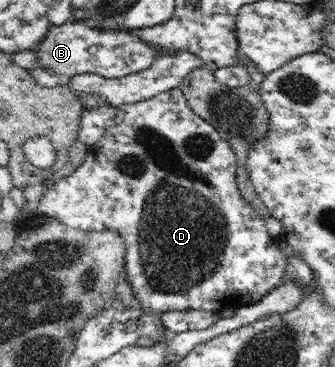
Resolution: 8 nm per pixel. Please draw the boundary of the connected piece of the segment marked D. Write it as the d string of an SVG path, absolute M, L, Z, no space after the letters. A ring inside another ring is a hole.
M179 87L157 93L153 98L118 106L114 117L115 123L104 131L104 137L90 148L86 161L76 171L70 172L60 181L48 187L37 206L39 216L55 217L64 225L84 230L115 231L122 239L125 250L124 267L128 282L132 285L136 302L151 313L168 311L202 310L219 314L224 309L238 310L240 307L256 305L270 291L274 290L284 279L287 257L279 250L276 239L265 226L265 218L246 203L236 183L237 159L231 145L212 127L212 124L200 118L188 106L188 100Z

